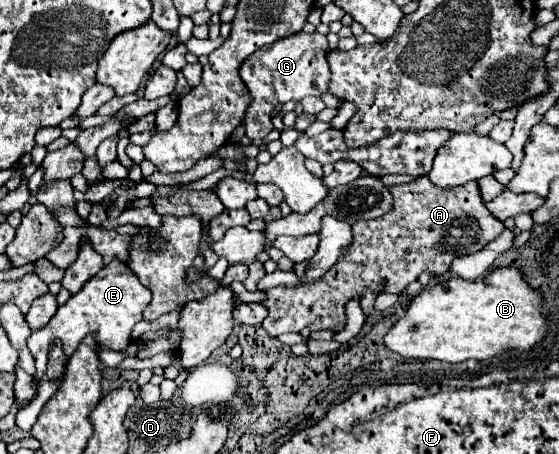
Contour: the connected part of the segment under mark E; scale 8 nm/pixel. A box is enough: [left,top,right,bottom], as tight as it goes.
[27,259,149,379]

